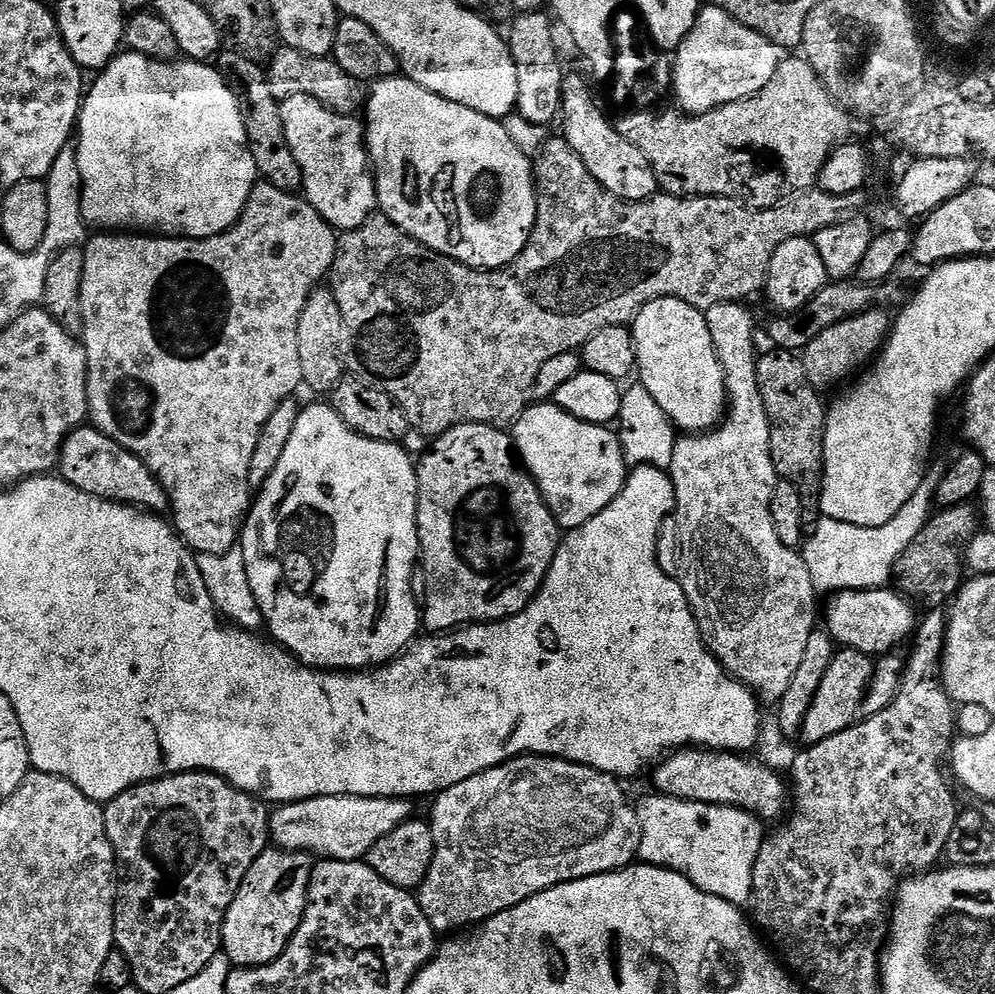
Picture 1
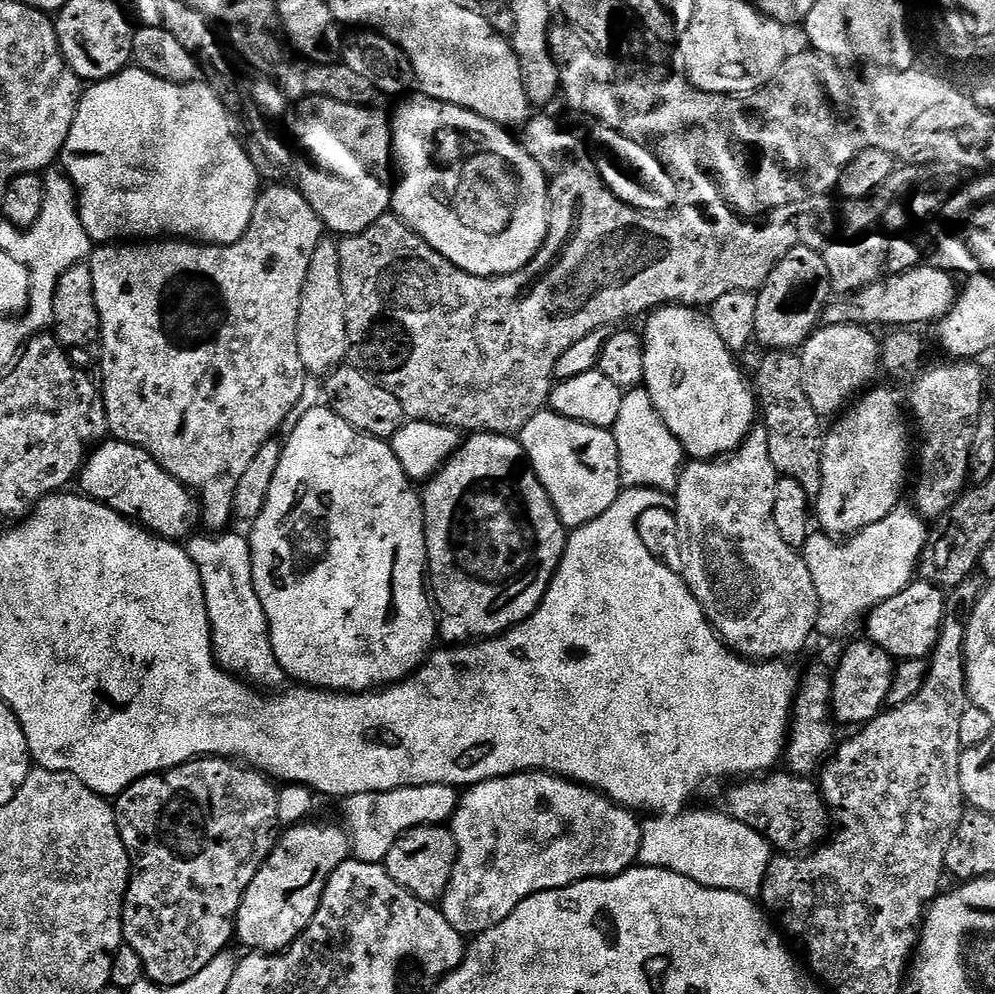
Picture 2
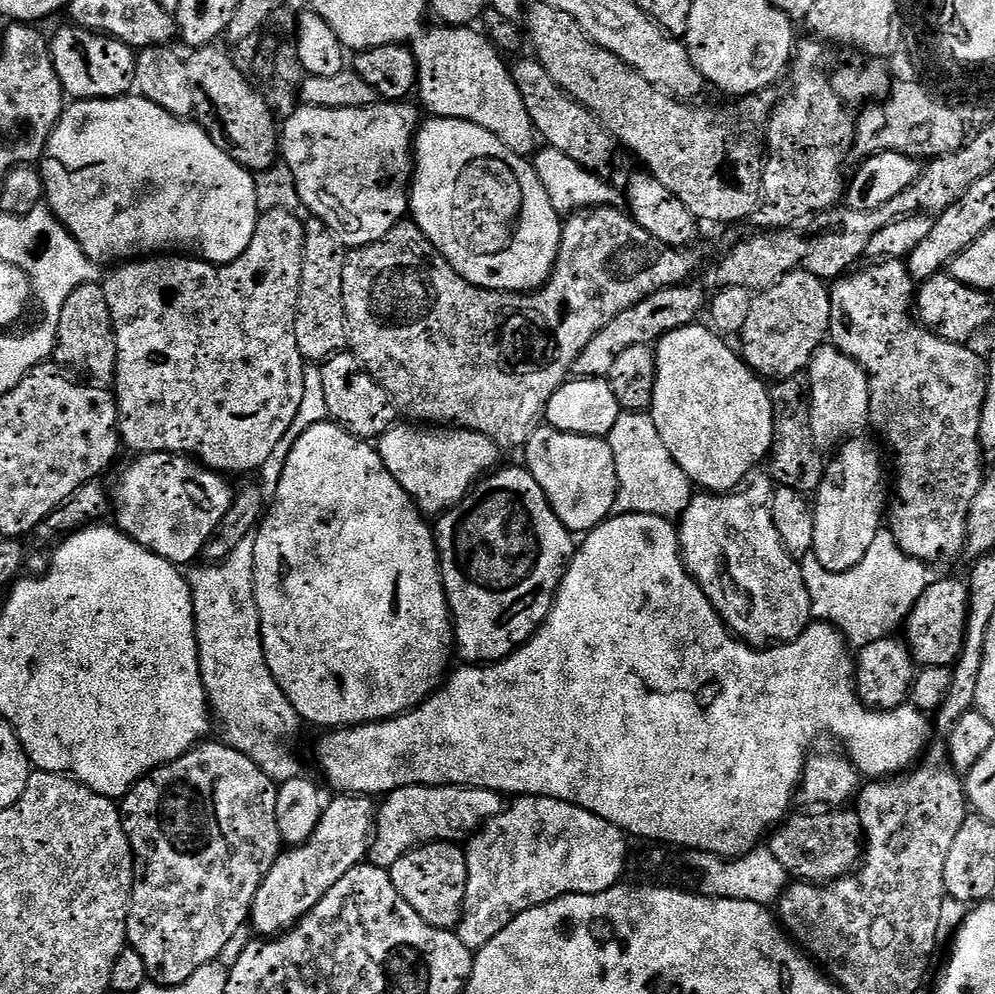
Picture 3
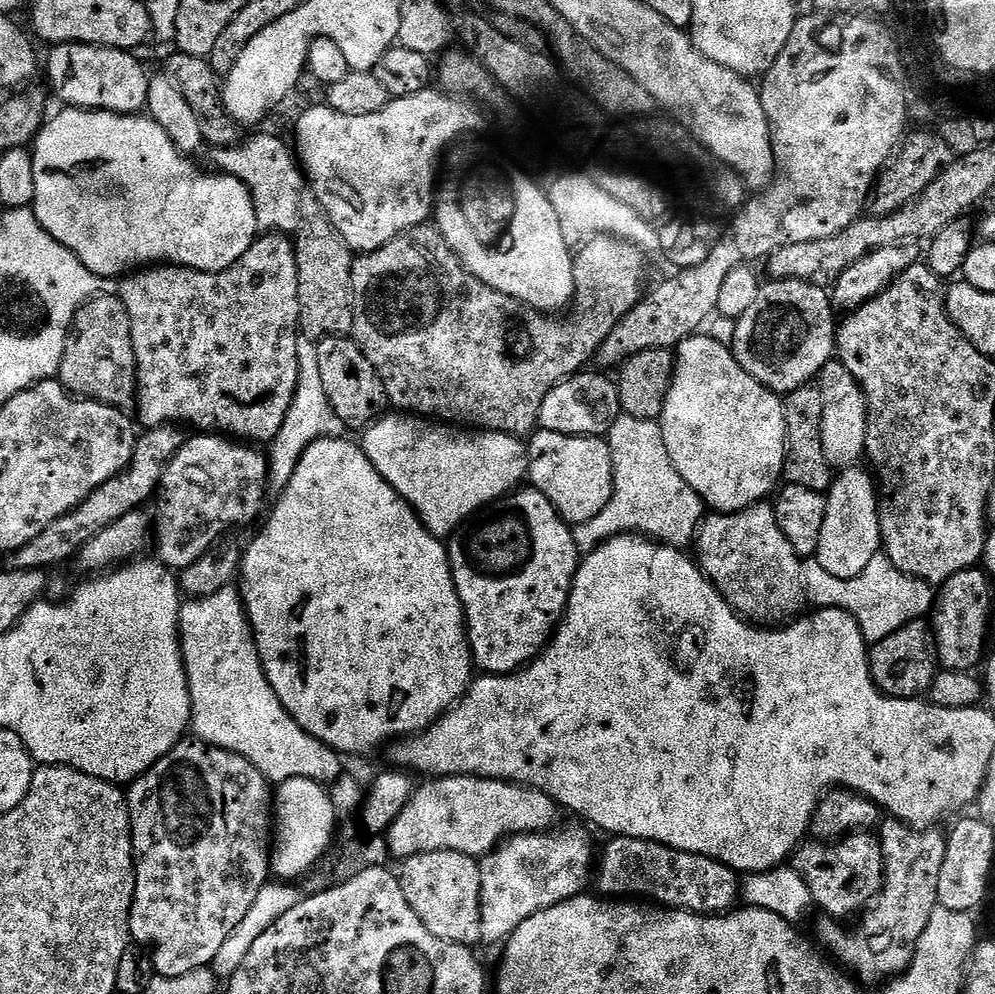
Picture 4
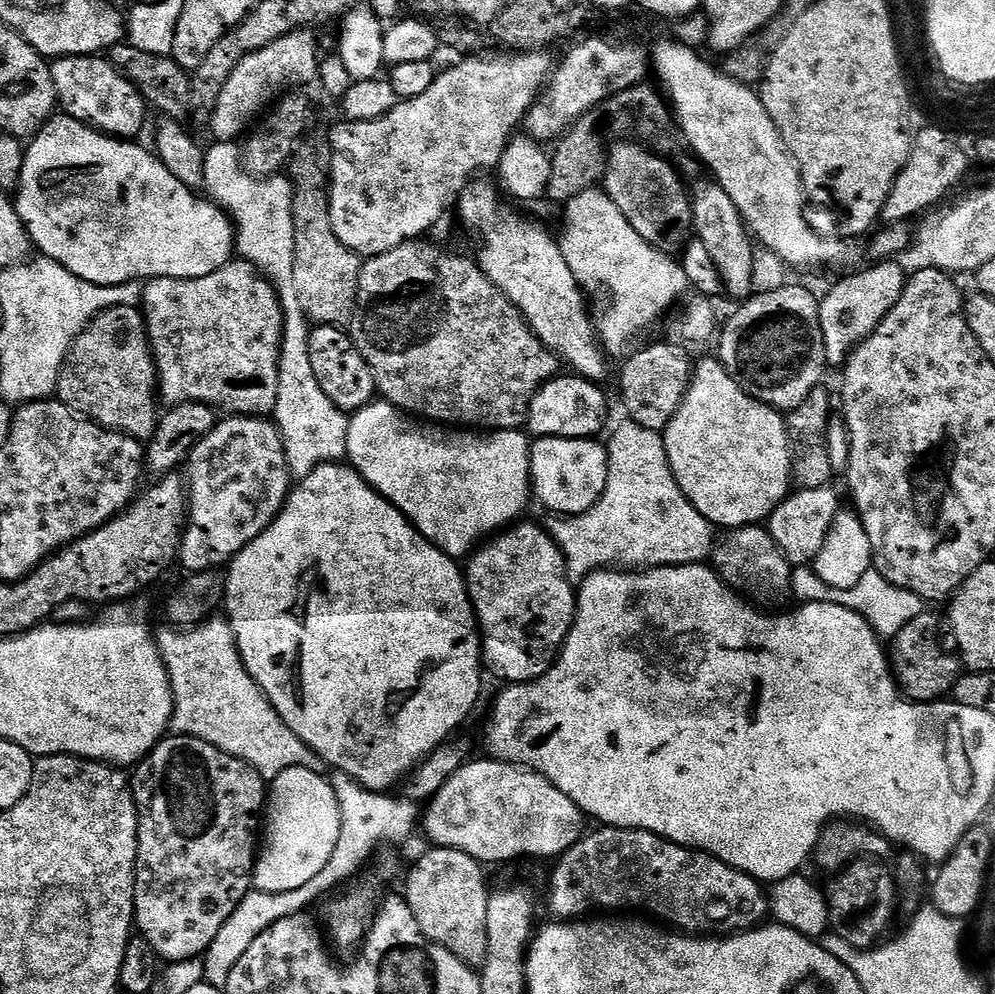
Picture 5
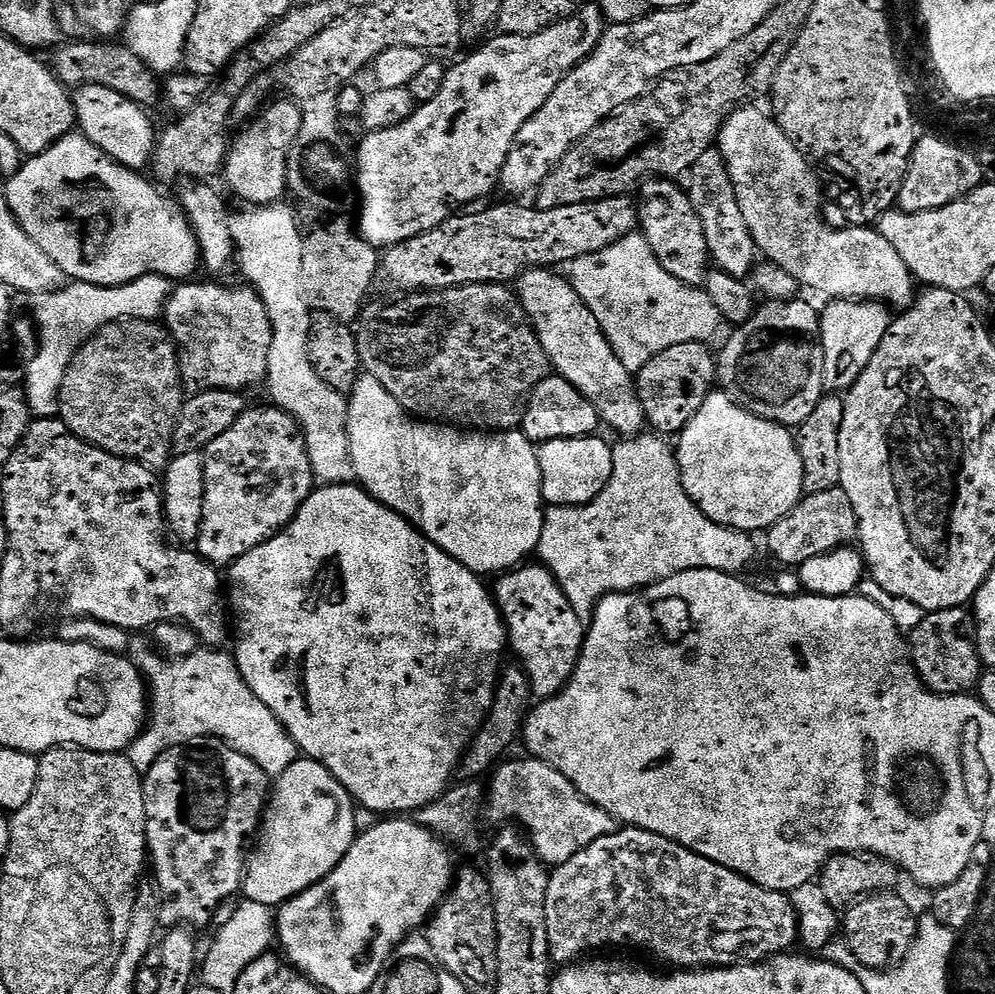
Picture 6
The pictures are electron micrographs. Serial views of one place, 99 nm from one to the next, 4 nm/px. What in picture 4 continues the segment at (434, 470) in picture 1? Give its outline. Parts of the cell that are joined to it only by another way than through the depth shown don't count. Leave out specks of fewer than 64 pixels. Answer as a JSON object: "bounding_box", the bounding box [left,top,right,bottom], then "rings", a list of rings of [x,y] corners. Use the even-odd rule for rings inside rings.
{"bounding_box":[446,486,582,676],"rings":[[[521,486],[461,524],[452,533],[446,547],[454,586],[464,607],[473,665],[481,673],[494,676],[519,672],[548,647],[548,641],[568,606],[572,580],[582,559],[568,521],[561,518],[546,494],[531,486]]]}

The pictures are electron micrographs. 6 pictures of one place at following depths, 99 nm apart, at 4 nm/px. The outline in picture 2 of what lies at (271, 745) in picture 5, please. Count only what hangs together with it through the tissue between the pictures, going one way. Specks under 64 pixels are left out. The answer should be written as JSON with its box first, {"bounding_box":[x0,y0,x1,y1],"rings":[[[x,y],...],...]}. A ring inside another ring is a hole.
{"bounding_box":[186,534,286,689],"rings":[[[228,534],[200,535],[193,535],[187,541],[186,551],[200,575],[202,608],[208,618],[216,663],[225,672],[257,689],[279,689],[279,684],[285,683],[286,677],[272,653],[268,619],[252,585],[252,549],[249,537],[224,536]]]}

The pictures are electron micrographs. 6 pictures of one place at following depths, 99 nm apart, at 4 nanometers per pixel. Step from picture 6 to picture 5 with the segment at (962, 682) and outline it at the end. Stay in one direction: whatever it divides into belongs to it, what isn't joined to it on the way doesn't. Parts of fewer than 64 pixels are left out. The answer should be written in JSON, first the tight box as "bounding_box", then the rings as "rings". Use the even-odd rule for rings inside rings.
{"bounding_box":[891,610,962,704],"rings":[[[932,610],[918,614],[918,618],[906,622],[906,626],[902,626],[902,630],[898,630],[898,634],[891,637],[892,674],[904,699],[911,700],[914,704],[935,704],[951,693],[962,674],[962,661],[959,655],[949,652],[940,641],[940,620]]]}

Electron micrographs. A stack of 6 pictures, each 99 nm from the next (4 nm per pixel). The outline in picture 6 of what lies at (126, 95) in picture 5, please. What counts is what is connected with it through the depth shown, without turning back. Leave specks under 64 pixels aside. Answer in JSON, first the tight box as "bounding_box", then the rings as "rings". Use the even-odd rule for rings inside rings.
{"bounding_box":[71,84,158,170],"rings":[[[84,84],[71,93],[72,105],[76,111],[79,135],[85,136],[98,150],[102,150],[116,164],[133,170],[144,170],[151,165],[156,155],[158,128],[152,125],[141,105],[130,98],[110,90],[110,86]]]}

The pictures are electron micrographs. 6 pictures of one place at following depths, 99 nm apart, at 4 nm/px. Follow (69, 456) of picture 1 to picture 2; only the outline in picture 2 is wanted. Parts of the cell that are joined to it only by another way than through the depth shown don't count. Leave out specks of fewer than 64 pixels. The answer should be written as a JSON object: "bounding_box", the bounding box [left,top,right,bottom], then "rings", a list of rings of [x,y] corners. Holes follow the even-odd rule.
{"bounding_box":[79,438,202,541],"rings":[[[111,438],[105,440],[105,444],[97,443],[89,451],[80,469],[79,491],[162,540],[187,541],[197,531],[202,516],[195,495],[138,446]]]}

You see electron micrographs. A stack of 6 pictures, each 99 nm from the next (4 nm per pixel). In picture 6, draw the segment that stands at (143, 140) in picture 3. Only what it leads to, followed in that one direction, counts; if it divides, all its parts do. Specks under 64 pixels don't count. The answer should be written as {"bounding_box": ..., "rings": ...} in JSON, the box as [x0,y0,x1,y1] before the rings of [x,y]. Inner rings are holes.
{"bounding_box":[6,134,202,288],"rings":[[[69,134],[42,154],[27,157],[18,174],[7,181],[6,195],[22,230],[73,281],[113,288],[143,276],[166,276],[172,280],[191,277],[188,275],[202,264],[199,242],[180,204],[175,199],[167,200],[149,180],[139,171],[116,164],[85,136]]]}

